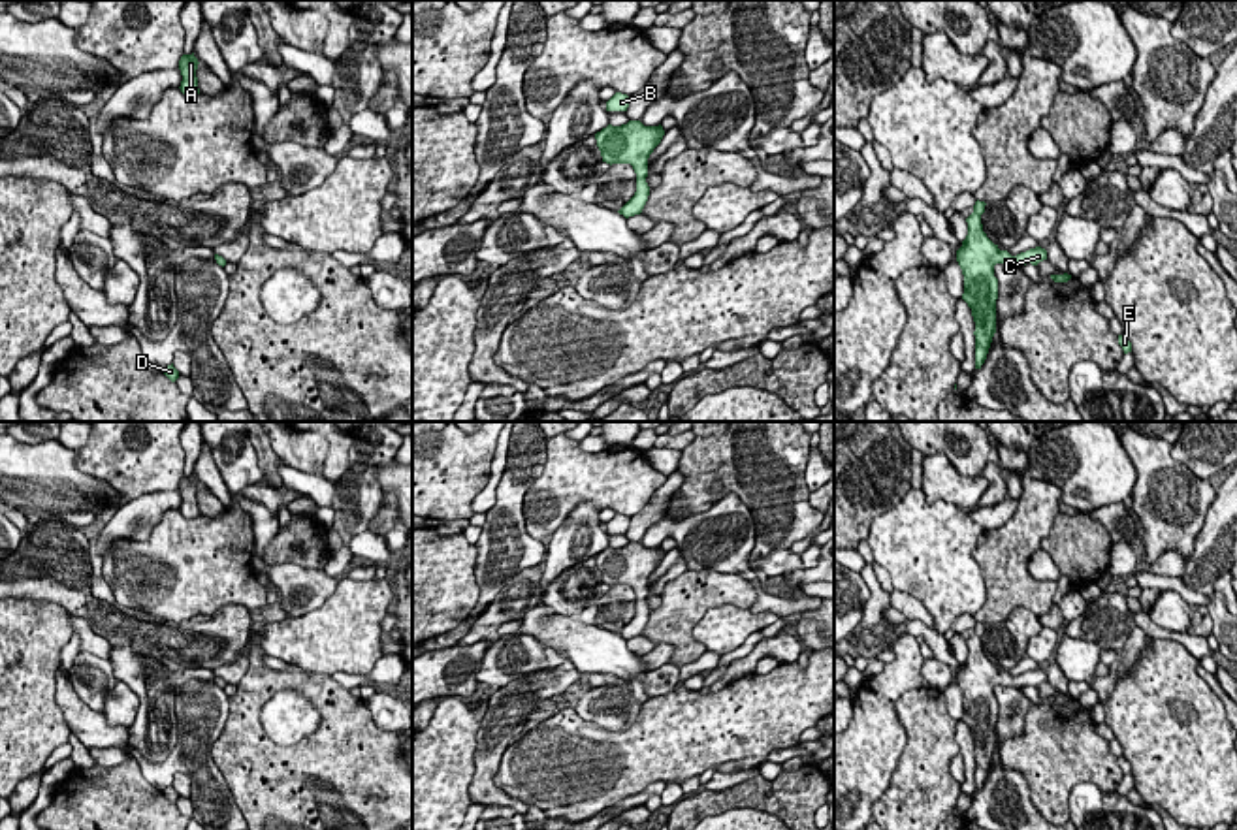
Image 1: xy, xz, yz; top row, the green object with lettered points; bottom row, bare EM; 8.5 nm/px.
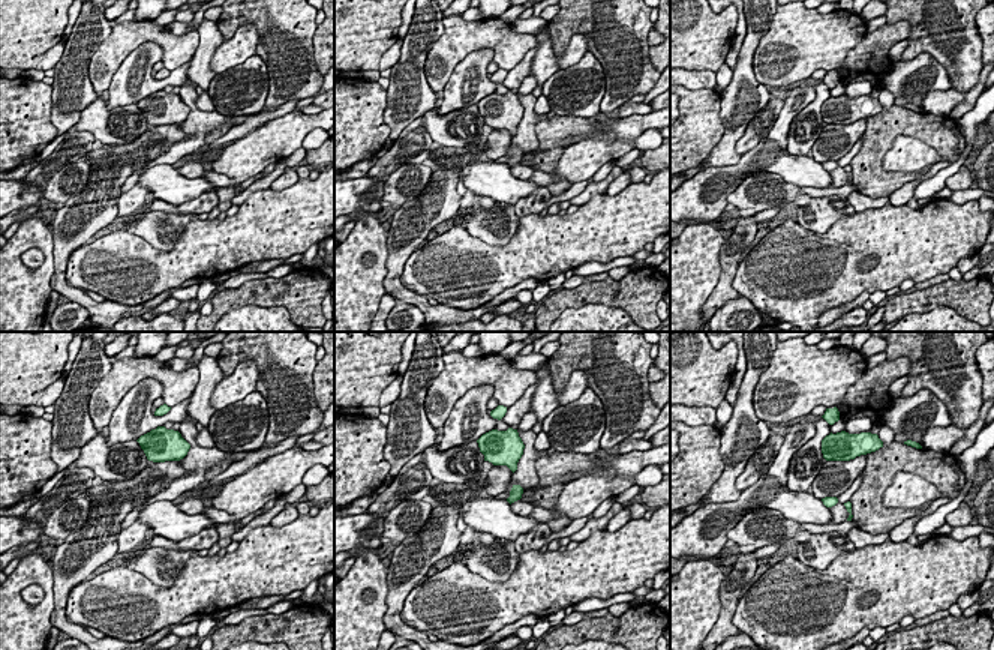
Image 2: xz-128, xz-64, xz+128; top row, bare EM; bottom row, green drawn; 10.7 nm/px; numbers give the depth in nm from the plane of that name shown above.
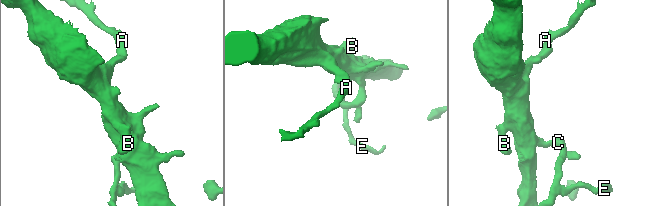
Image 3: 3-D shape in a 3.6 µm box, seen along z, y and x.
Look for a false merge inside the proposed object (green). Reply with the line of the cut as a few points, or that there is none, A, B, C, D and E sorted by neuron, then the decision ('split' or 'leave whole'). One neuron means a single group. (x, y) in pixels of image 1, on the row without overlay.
no cut | A B C D E | leave whole

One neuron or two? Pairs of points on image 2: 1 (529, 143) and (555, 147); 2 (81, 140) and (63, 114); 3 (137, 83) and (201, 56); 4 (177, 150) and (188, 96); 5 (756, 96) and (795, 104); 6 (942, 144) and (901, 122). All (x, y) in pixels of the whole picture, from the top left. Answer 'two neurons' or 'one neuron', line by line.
1: two neurons
2: two neurons
3: one neuron
4: one neuron
5: two neurons
6: one neuron

